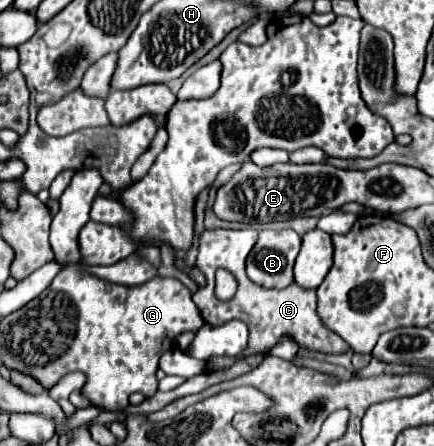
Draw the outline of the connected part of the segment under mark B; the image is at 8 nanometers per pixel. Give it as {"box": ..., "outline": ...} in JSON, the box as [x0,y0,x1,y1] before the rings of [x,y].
{"box":[247,230,301,288],"outline":[[[263,230],[247,256],[247,276],[263,288],[287,288],[293,282],[293,264],[301,236],[295,230]]]}

